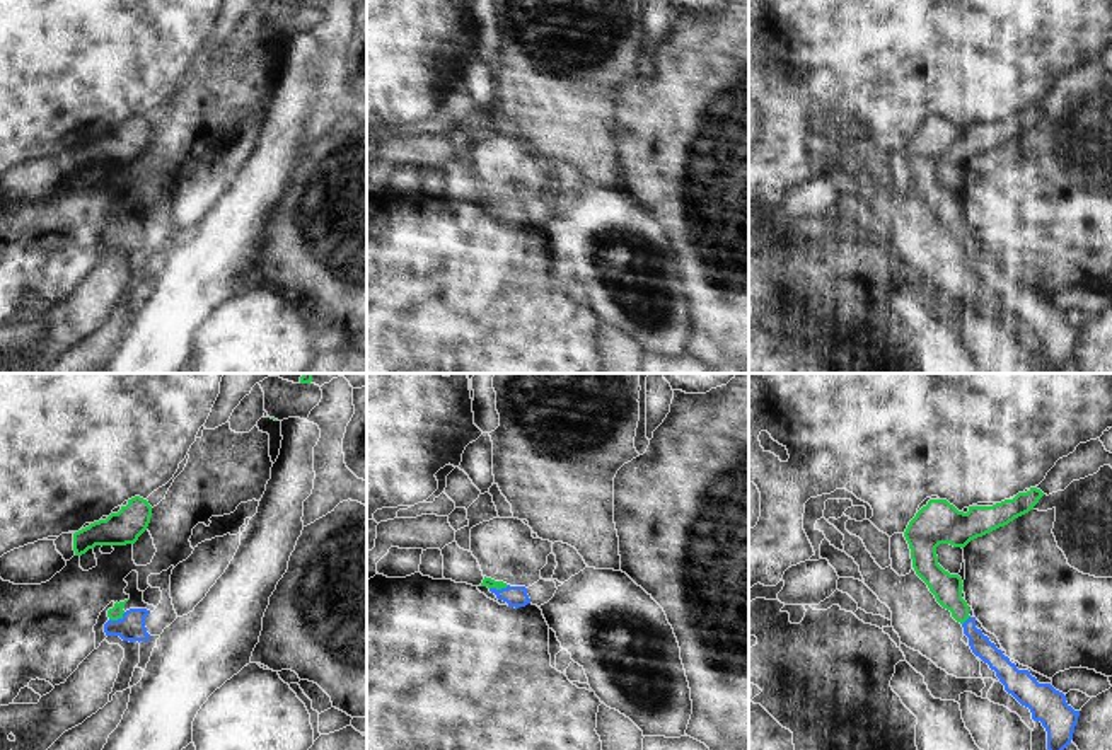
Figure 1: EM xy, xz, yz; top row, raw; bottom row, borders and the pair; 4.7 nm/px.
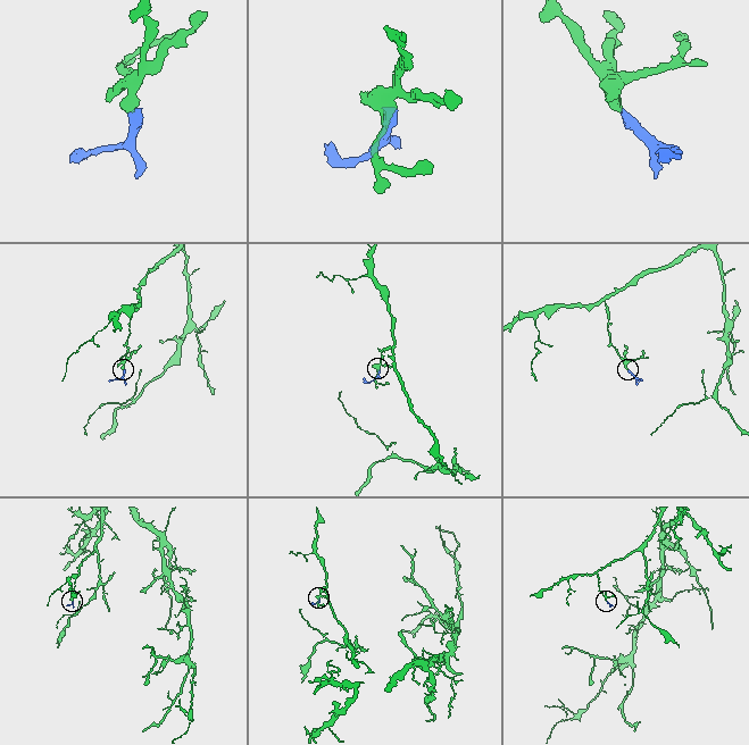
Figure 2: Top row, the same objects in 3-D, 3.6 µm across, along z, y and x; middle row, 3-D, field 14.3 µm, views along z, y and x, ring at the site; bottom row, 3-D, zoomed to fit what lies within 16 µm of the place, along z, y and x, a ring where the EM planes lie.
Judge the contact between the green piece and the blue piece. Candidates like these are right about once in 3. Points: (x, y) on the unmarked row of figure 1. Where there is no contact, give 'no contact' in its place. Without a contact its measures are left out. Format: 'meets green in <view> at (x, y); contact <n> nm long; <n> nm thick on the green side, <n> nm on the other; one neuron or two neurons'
meets green in xy at (116, 237); contact 90 nm long; 70 nm thick on the green side, 130 nm on the other; one neuron

